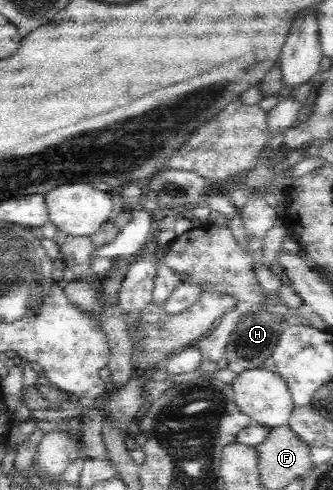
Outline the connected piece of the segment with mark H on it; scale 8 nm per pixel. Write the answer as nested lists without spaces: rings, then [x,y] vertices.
[[[265,308],[242,314],[230,334],[230,339],[227,341],[227,348],[225,349],[224,358],[228,361],[230,371],[238,375],[249,369],[263,367],[264,360],[268,360],[274,354],[274,350],[276,350],[276,346],[280,342],[280,334],[288,326],[288,323],[284,320],[284,315],[270,312]]]

